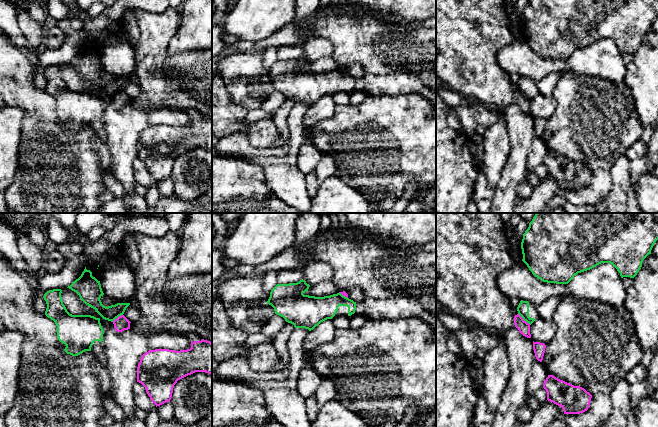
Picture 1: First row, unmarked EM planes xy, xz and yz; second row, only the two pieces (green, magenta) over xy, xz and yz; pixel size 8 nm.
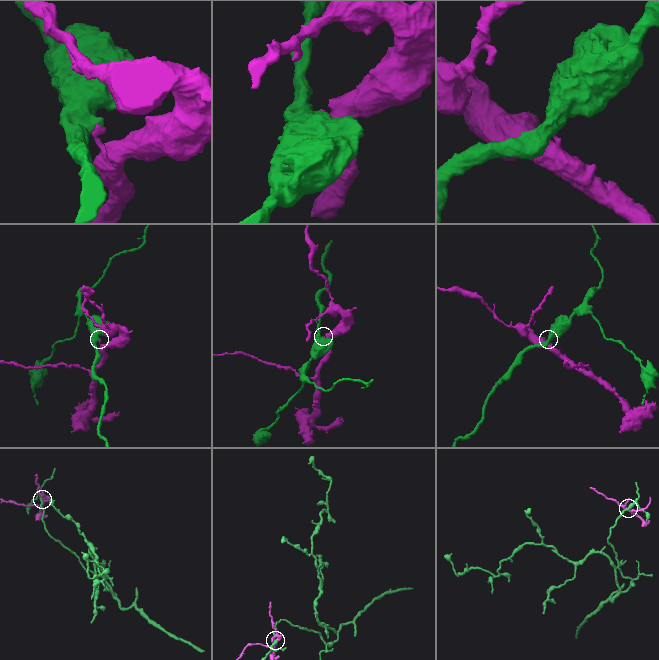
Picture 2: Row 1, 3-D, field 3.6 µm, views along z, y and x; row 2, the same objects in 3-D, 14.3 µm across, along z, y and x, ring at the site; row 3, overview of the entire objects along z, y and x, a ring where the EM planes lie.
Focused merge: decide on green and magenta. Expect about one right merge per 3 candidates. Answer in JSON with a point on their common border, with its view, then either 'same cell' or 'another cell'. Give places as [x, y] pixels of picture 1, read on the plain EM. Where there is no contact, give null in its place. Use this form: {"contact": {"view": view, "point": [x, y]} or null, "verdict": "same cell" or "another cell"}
{"contact": {"view": "yz", "point": [524, 96]}, "verdict": "another cell"}

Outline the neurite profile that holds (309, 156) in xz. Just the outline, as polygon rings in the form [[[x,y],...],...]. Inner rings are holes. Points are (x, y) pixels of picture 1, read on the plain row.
[[[305,142],[299,148],[297,168],[304,174],[313,173],[323,154],[311,143]]]

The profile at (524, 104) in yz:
[[[519,90],[514,92],[514,100],[515,100],[515,103],[519,106],[519,108],[523,112],[527,114],[531,114],[530,100],[524,97],[523,94]]]

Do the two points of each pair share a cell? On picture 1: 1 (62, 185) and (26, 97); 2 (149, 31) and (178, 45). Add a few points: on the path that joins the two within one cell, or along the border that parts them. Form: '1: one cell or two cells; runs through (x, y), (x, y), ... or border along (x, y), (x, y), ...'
1: one cell; runs through (54, 163), (50, 157), (44, 137), (31, 119)
2: two cells; border along (180, 19), (180, 25), (169, 41), (170, 54)

